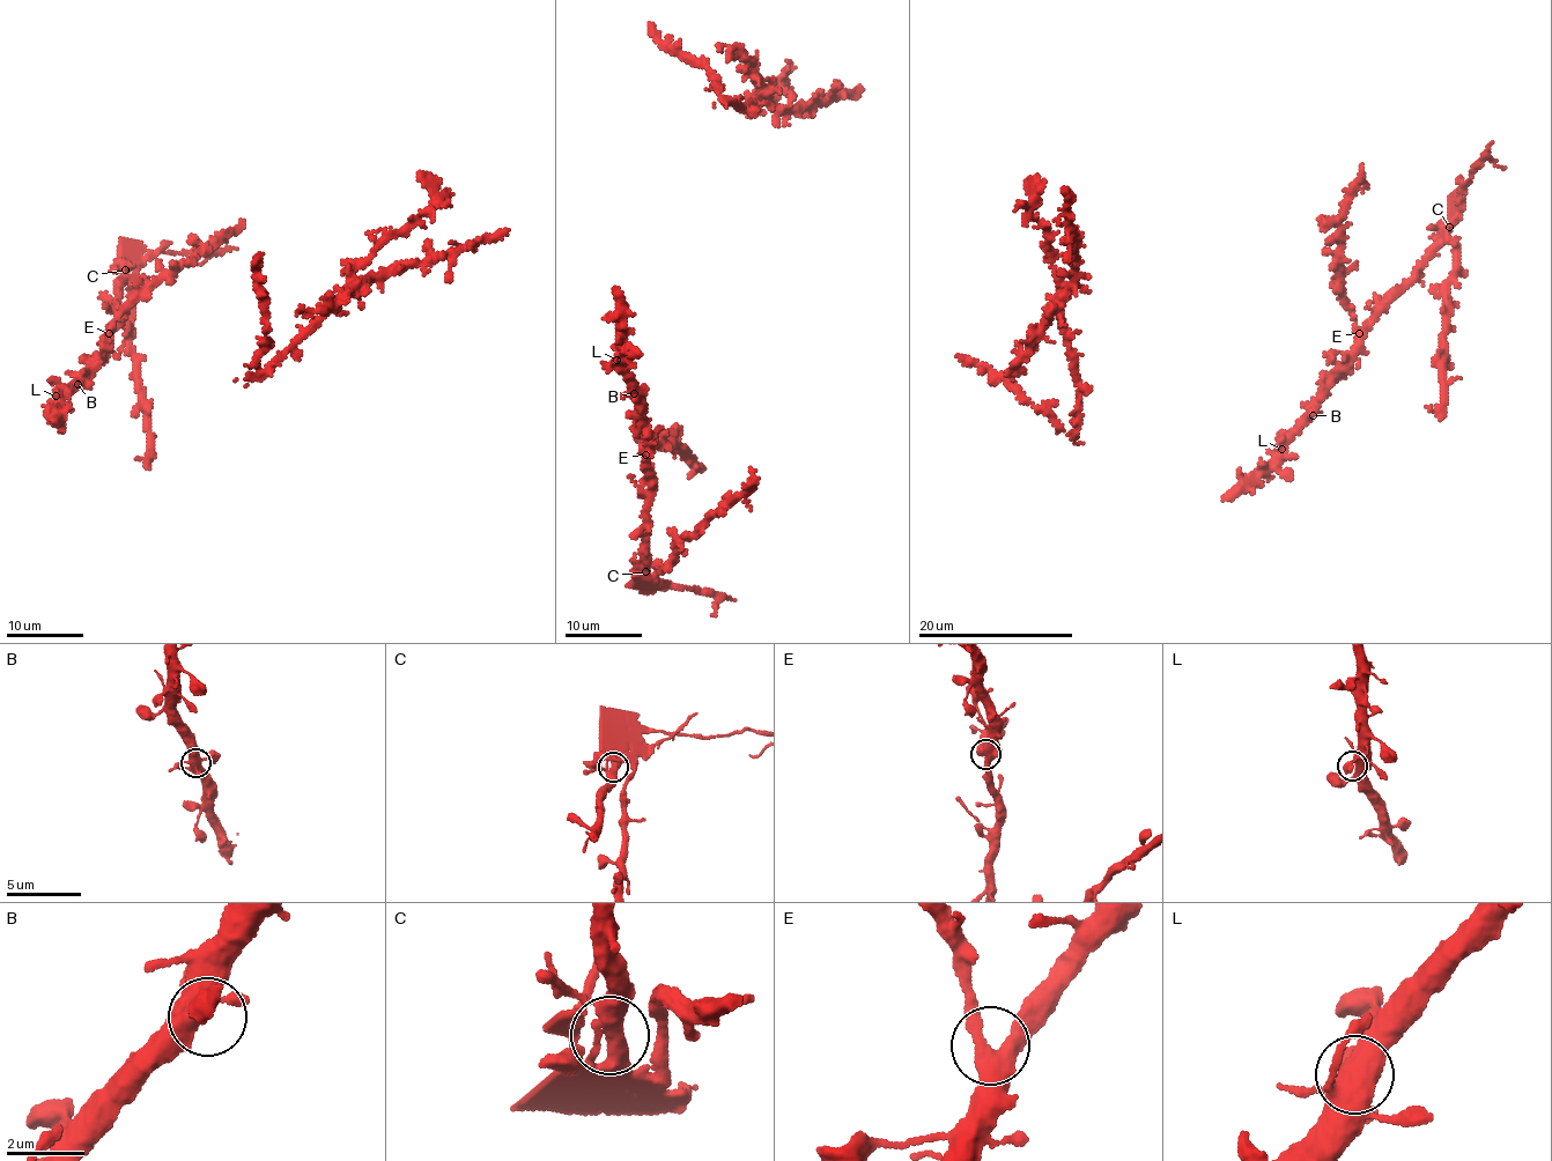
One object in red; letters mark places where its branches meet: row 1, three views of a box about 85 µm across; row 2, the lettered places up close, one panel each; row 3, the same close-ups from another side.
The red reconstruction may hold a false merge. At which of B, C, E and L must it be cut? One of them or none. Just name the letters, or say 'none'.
C

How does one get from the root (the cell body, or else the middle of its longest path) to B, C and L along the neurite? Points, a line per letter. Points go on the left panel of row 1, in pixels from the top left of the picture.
B: (60, 412), (56, 408), (60, 398), (78, 384)
C: (60, 412), (56, 408), (61, 393), (101, 354), (105, 337), (117, 322), (119, 315), (113, 305), (126, 270)
L: (60, 412), (56, 408), (56, 396)

